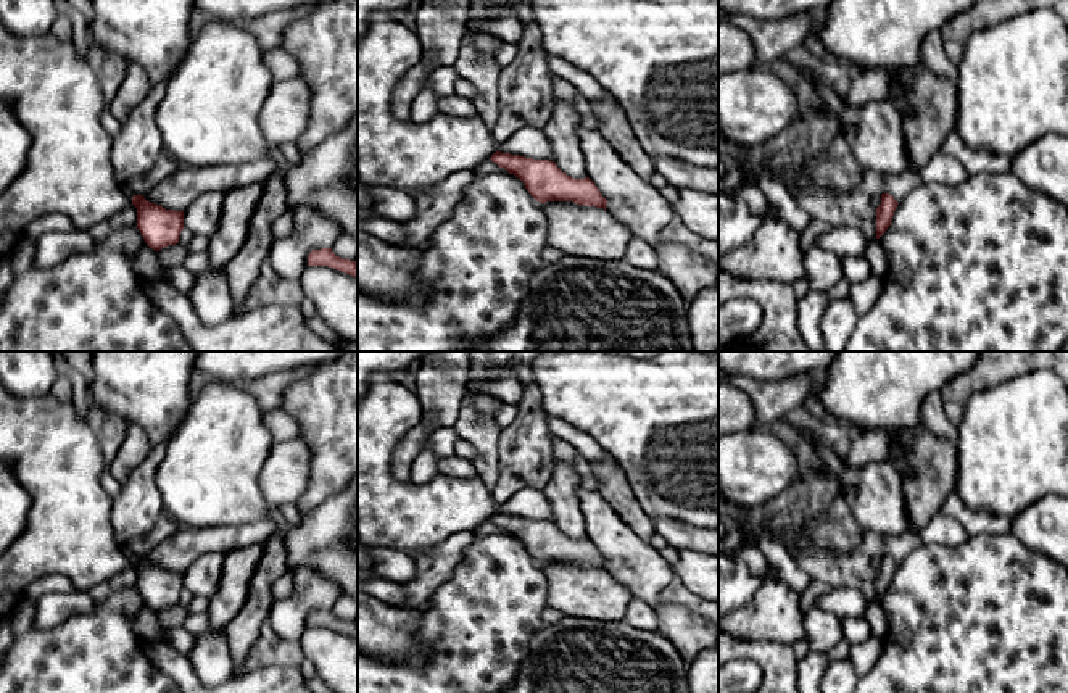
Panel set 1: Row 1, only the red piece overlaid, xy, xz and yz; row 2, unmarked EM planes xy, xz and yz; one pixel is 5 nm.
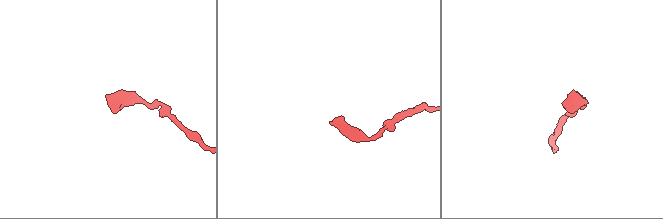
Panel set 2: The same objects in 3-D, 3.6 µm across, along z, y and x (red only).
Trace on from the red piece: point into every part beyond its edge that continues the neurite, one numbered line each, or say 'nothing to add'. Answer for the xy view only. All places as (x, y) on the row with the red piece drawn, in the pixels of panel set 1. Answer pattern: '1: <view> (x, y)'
nothing to add

